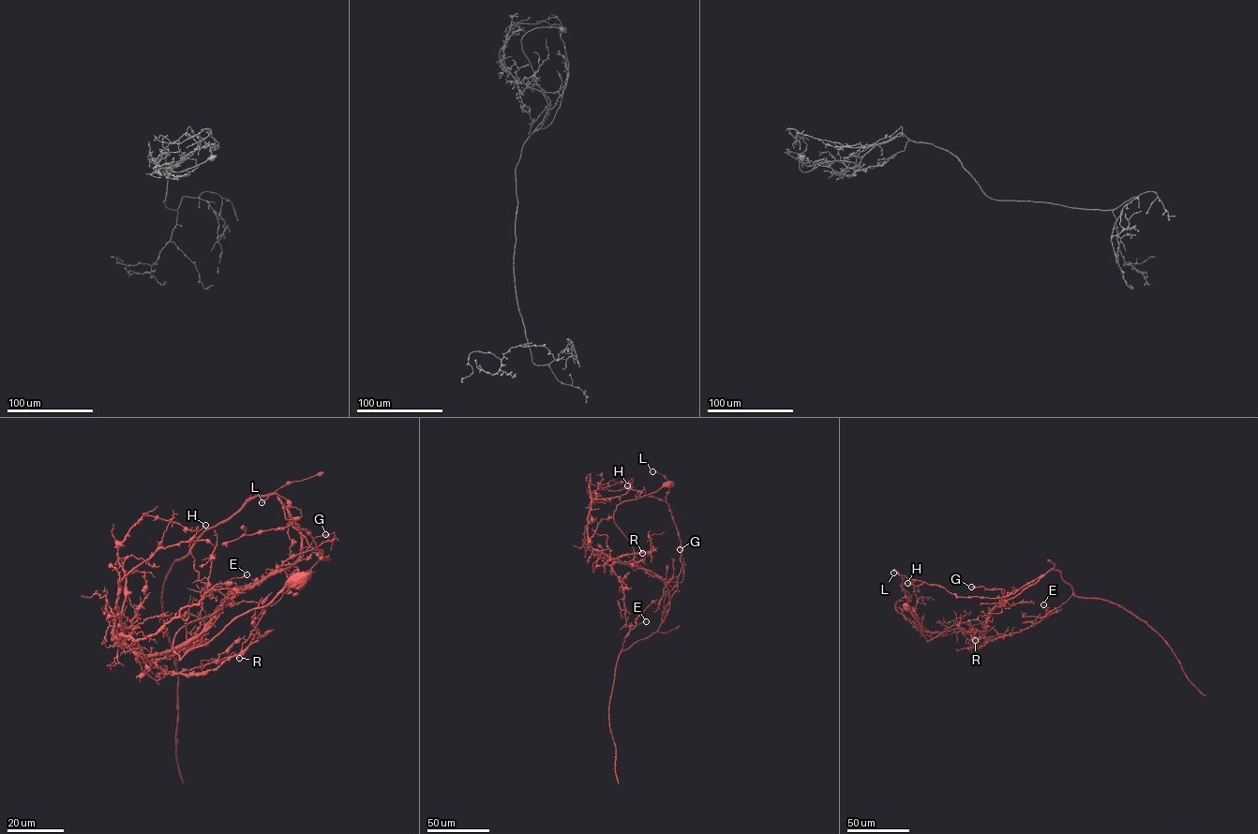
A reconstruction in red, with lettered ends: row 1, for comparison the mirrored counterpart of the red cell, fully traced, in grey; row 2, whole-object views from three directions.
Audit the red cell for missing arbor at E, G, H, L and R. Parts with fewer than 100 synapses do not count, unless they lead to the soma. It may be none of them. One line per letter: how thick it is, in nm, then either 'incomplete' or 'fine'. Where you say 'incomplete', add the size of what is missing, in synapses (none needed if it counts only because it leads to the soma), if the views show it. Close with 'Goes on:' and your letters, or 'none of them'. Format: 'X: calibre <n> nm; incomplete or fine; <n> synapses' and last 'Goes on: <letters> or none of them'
E: calibre 190 nm; fine
G: calibre 200 nm; fine
H: calibre 300 nm; fine
L: calibre 200 nm; fine
R: calibre 110 nm; fine
Goes on: none of them

